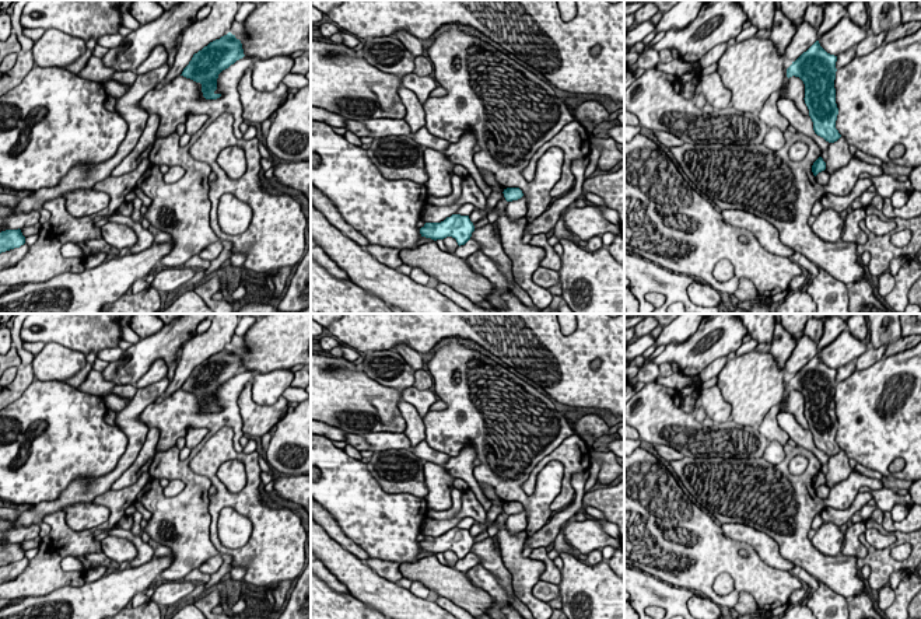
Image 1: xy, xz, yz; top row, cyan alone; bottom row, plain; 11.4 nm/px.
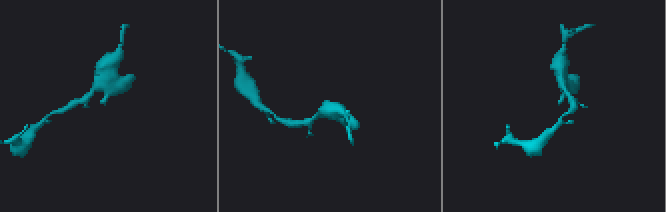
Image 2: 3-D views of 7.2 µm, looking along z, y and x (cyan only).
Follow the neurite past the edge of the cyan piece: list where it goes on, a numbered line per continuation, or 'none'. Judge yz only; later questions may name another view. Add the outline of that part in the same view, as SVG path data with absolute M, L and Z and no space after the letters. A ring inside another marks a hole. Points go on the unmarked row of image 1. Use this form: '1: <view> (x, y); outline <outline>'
none

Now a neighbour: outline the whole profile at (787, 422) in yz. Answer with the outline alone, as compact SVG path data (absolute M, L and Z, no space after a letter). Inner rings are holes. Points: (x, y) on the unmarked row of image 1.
M784 401L780 405L780 412L777 415L777 420L778 420L780 427L789 436L789 438L792 441L795 441L798 445L813 452L822 465L827 465L830 461L830 457L815 447L813 436L812 436L810 430L803 429L795 420L795 417L785 410L785 405L787 405L787 402Z

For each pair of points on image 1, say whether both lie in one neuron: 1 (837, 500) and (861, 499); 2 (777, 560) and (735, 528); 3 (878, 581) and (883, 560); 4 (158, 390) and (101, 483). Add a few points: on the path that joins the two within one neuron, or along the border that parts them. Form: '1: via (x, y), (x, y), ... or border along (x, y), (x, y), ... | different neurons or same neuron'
1: border along (858, 490), (846, 509), (826, 507), (822, 511) | different neurons
2: via (767, 551), (753, 537), (745, 534) | same neuron
3: via (879, 576), (882, 566) | same neuron
4: via (133, 411), (133, 448), (125, 461) | same neuron

